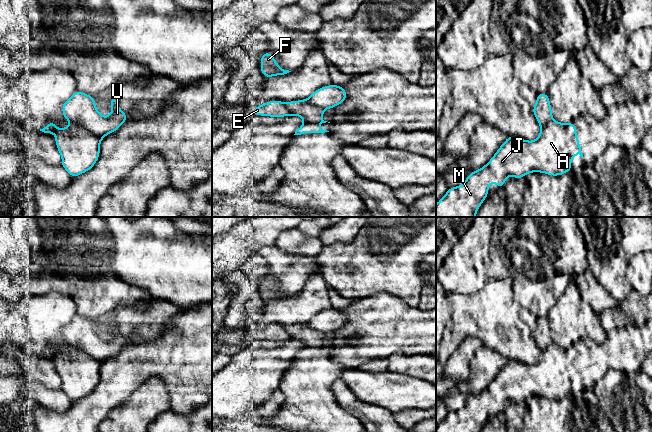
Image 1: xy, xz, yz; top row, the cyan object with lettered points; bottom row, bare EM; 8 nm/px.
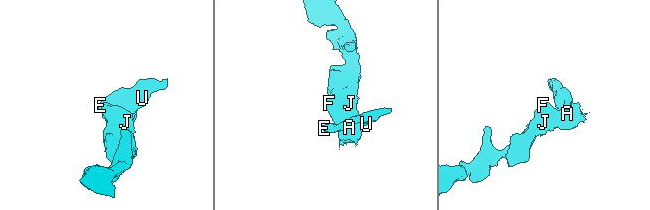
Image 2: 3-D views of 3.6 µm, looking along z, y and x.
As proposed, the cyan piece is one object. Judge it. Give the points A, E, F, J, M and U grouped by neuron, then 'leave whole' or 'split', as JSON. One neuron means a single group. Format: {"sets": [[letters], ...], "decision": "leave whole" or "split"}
{"sets": [["A", "F", "J", "M"], ["E", "U"]], "decision": "split"}

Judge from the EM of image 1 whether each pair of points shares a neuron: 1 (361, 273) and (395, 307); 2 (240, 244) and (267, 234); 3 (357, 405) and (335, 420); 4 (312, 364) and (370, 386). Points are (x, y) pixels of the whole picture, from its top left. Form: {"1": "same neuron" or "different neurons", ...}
{"1": "different neurons", "2": "same neuron", "3": "different neurons", "4": "different neurons"}

